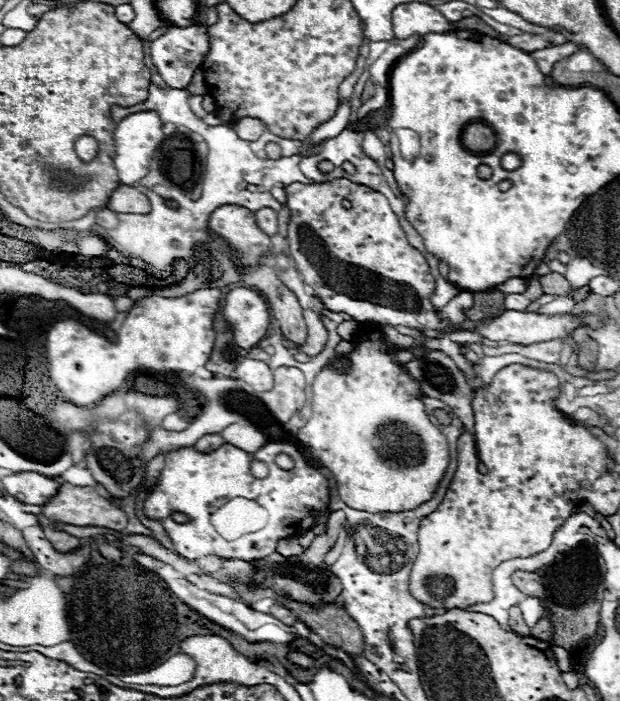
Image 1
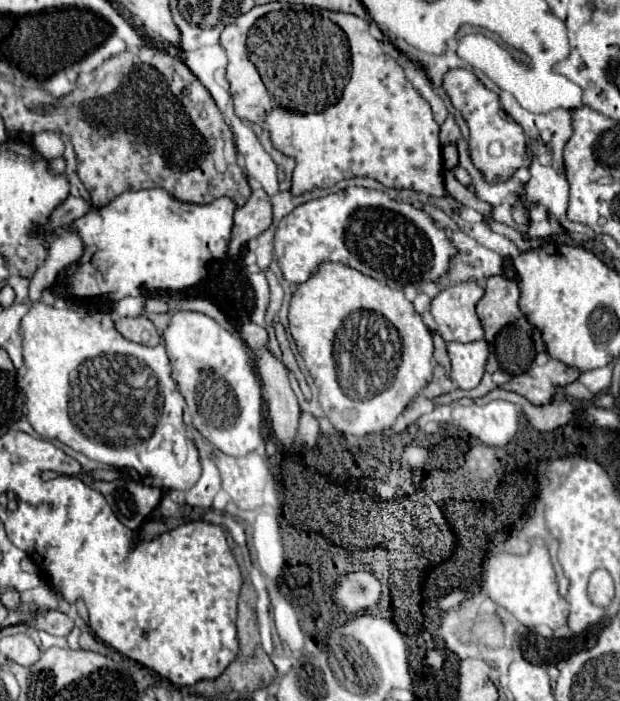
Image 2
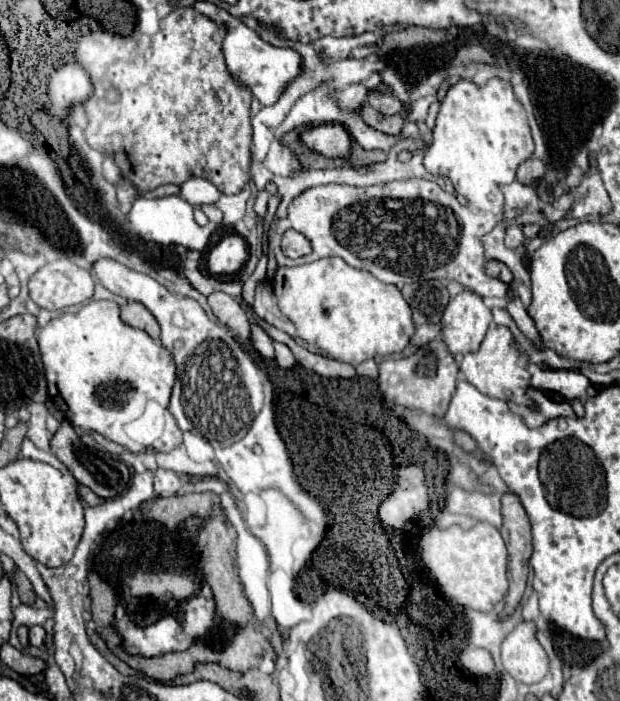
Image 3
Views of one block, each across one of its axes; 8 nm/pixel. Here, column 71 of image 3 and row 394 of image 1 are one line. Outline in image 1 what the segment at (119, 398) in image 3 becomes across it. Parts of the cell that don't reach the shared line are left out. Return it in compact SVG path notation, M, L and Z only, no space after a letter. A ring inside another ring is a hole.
M366 324L364 330L358 330L358 338L356 338L356 352L348 354L350 362L352 362L352 368L346 370L346 372L336 372L332 370L332 366L328 364L316 378L314 378L314 384L312 384L312 416L310 418L322 418L322 446L320 444L314 444L314 452L316 454L322 454L322 466L326 466L332 474L334 474L334 480L336 480L336 490L338 490L338 496L344 504L348 504L350 508L354 510L362 510L362 512L370 512L370 514L378 514L378 512L396 512L396 510L414 510L416 506L420 506L420 502L426 502L428 498L432 498L438 482L442 480L444 472L446 472L446 466L448 466L448 442L446 442L446 436L430 422L430 416L426 414L424 410L424 394L420 390L420 384L416 380L412 380L406 370L390 358L388 352L392 352L392 348L384 342L384 336L380 332L378 326L374 324Z

